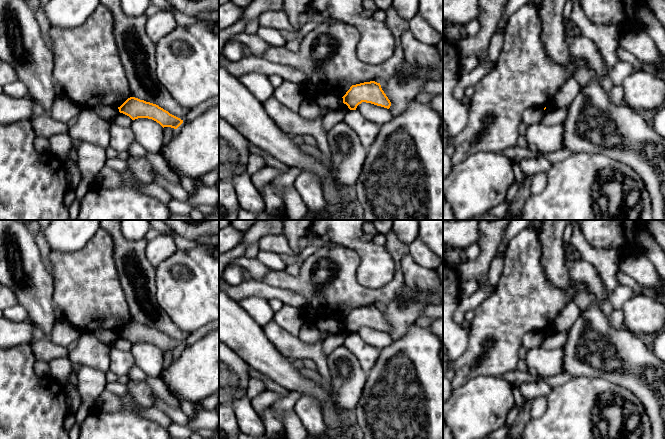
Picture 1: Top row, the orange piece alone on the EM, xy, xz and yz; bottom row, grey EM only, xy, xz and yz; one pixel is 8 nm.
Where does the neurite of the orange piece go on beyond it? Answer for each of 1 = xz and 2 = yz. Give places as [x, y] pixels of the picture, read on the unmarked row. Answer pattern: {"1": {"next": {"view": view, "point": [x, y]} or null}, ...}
{"1": {"next": null}, "2": {"next": null}}

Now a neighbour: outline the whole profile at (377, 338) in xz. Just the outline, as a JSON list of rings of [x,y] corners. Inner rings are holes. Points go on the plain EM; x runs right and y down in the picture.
[[[362,326],[357,330],[356,334],[366,343],[380,350],[393,342],[393,339],[387,332],[371,327]]]

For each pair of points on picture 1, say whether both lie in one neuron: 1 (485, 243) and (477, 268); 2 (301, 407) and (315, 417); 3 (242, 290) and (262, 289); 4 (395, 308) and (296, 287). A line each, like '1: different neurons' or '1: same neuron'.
1: same neuron
2: same neuron
3: same neuron
4: different neurons

